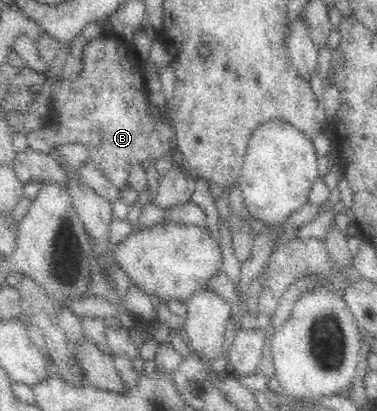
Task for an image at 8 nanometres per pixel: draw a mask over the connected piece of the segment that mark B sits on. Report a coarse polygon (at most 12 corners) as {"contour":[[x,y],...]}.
{"contour":[[89,38],[82,78],[51,87],[28,149],[80,144],[120,189],[175,157],[128,44]]}

